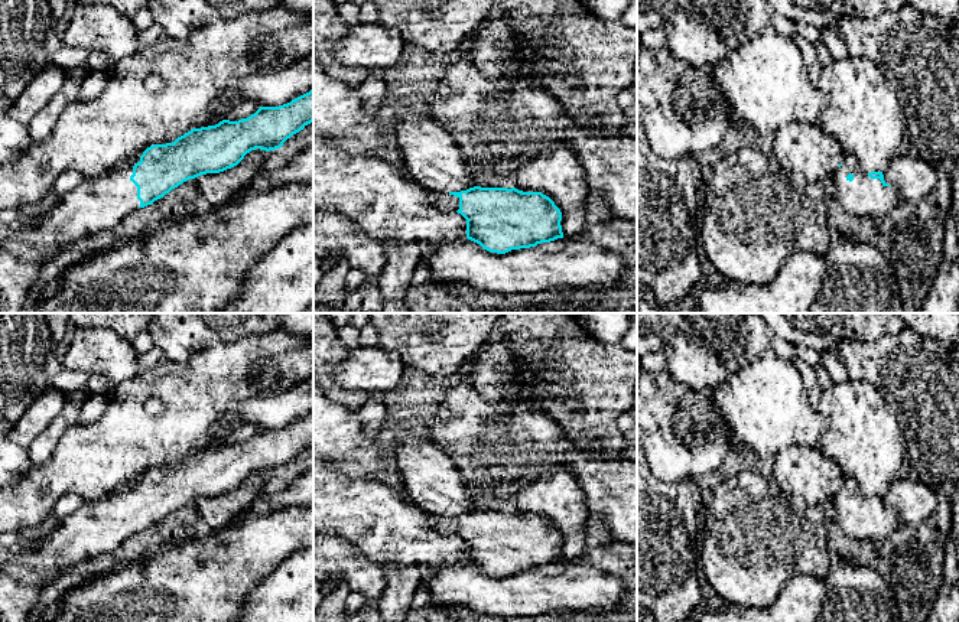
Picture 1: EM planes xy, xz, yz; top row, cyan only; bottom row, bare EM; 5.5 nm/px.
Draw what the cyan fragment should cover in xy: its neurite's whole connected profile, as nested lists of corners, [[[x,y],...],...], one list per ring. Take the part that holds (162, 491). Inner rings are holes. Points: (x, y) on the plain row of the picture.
[[[313,413],[279,430],[260,430],[238,444],[222,443],[215,449],[192,452],[173,466],[153,468],[134,485],[123,485],[101,501],[85,501],[49,535],[38,541],[38,550],[19,554],[0,564],[0,622],[26,622],[43,586],[62,571],[88,559],[110,554],[120,544],[163,521],[189,502],[220,496],[237,489],[251,473],[276,473],[313,444]]]

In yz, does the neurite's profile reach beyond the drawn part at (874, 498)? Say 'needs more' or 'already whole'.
needs more

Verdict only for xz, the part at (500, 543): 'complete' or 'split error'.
split error

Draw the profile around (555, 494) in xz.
[[[566,466],[544,469],[516,498],[516,512],[542,515],[562,535],[563,561],[582,563],[589,546],[589,511],[575,475]]]

